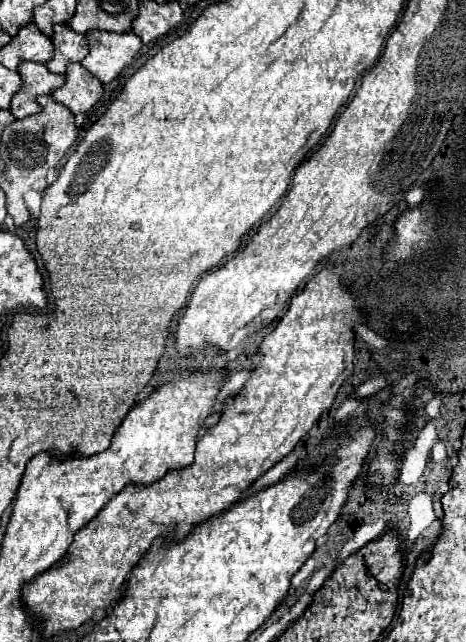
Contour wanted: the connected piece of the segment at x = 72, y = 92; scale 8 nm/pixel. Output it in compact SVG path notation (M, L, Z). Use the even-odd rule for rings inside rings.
M69 64L65 78L65 86L55 90L51 98L67 106L73 114L91 110L103 96L101 80L89 74L81 64Z

